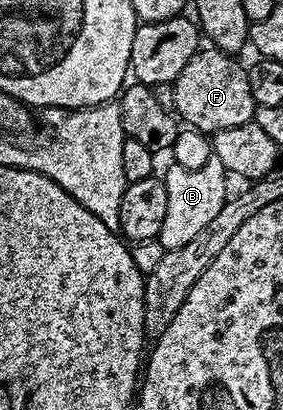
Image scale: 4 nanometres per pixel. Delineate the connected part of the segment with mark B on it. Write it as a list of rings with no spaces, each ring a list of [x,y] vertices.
[[[213,155],[209,158],[199,171],[183,170],[174,163],[168,167],[166,174],[163,174],[167,186],[167,213],[157,239],[166,251],[178,249],[184,243],[191,242],[196,234],[199,234],[199,231],[203,230],[216,214],[219,214],[219,210],[225,205],[229,196],[227,193],[229,173],[218,156]]]

